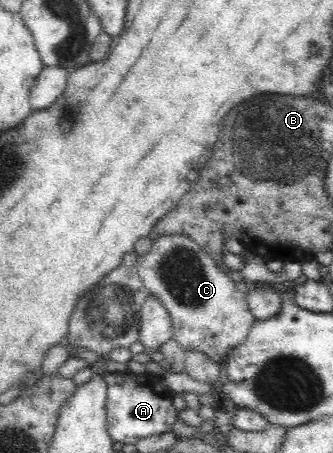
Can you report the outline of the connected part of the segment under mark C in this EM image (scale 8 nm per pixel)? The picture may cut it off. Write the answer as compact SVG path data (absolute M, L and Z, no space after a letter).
M162 235L153 240L150 250L138 256L137 271L148 293L153 294L169 312L172 338L185 352L197 350L223 364L228 353L245 341L251 326L258 320L249 310L245 292L237 289L237 277L225 273L189 236Z

